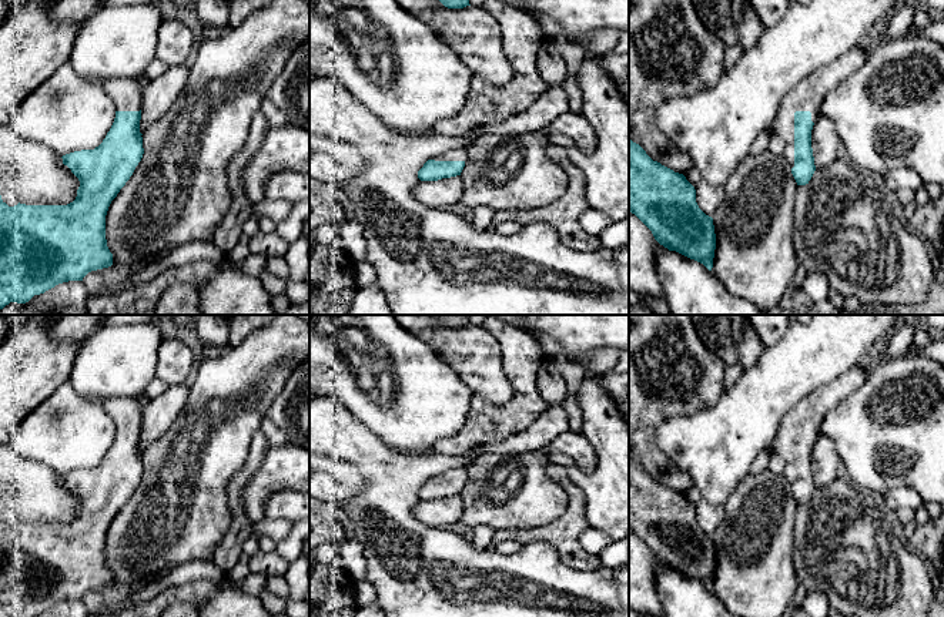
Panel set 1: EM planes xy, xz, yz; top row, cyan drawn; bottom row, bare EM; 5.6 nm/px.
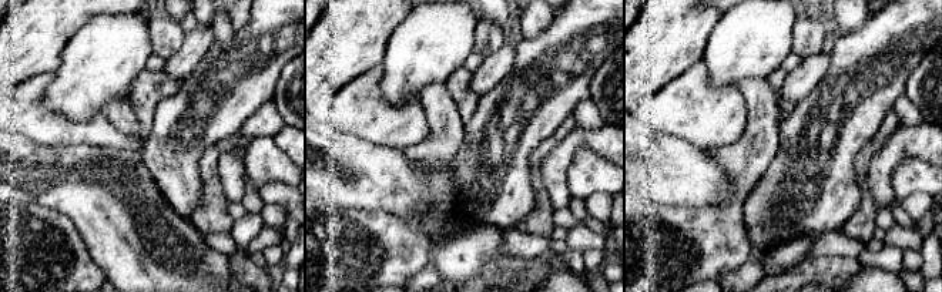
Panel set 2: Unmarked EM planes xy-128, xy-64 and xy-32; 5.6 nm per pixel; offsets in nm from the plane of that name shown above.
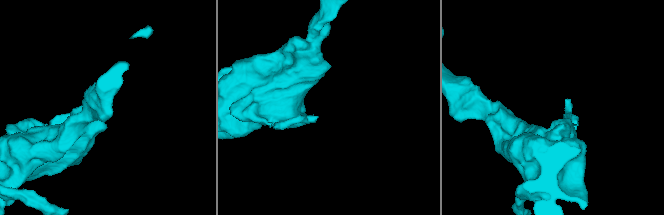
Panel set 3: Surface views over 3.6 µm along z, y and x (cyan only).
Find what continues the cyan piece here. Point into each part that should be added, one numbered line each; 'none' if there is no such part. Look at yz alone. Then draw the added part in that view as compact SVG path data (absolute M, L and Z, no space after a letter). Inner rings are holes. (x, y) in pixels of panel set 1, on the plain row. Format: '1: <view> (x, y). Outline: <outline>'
1: yz (807, 415). Outline: M876 355L850 368L837 379L814 389L784 415L777 427L773 452L784 460L784 476L790 487L794 486L794 432L810 430L811 440L816 442L827 412L866 382L874 362Z

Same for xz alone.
1: xz (455, 473). Outline: M461 466L461 467L452 467L448 470L443 470L435 476L432 476L431 479L435 480L468 480L468 467Z

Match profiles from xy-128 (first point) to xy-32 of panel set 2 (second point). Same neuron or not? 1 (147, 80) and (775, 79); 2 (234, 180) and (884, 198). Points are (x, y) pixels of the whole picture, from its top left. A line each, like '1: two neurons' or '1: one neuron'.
1: one neuron
2: one neuron

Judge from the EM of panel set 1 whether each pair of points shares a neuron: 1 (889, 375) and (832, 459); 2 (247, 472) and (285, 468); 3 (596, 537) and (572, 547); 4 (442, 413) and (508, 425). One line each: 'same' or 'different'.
1: different
2: different
3: different
4: different

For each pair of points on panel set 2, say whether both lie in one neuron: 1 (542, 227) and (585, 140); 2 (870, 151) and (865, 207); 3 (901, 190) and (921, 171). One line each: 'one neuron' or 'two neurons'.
1: two neurons
2: one neuron
3: one neuron

